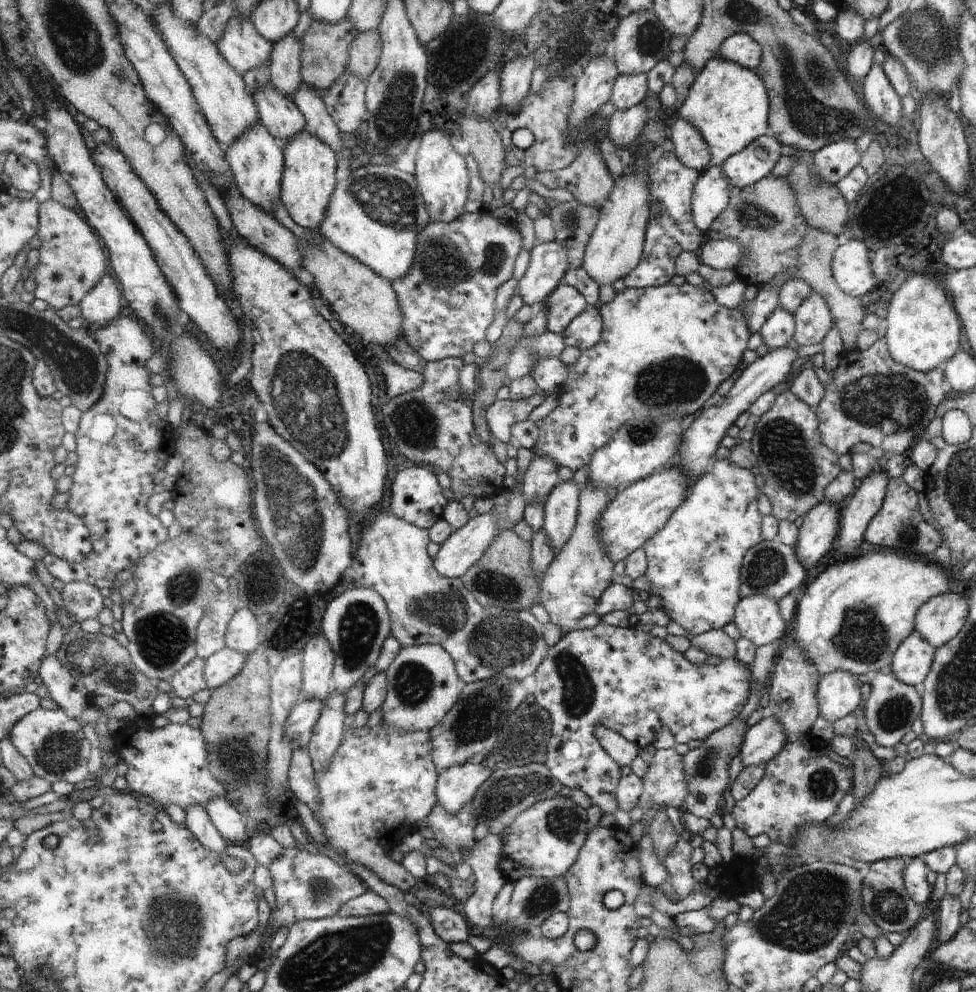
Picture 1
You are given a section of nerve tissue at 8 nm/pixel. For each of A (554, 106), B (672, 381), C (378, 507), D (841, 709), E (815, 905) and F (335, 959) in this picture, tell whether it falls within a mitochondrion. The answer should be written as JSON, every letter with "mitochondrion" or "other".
{"A":"mitochondrion","B":"mitochondrion","C":"other","D":"other","E":"mitochondrion","F":"mitochondrion"}

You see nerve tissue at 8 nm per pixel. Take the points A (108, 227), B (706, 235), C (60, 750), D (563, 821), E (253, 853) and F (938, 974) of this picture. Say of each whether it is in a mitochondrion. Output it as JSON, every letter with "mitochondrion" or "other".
{"A":"other","B":"other","C":"mitochondrion","D":"mitochondrion","E":"other","F":"other"}

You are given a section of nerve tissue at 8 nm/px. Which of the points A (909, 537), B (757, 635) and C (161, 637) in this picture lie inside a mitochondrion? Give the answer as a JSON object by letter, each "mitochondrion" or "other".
{"A":"mitochondrion","B":"other","C":"mitochondrion"}

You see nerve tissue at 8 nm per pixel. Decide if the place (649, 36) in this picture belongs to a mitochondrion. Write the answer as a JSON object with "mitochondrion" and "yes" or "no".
{"mitochondrion":"yes"}

